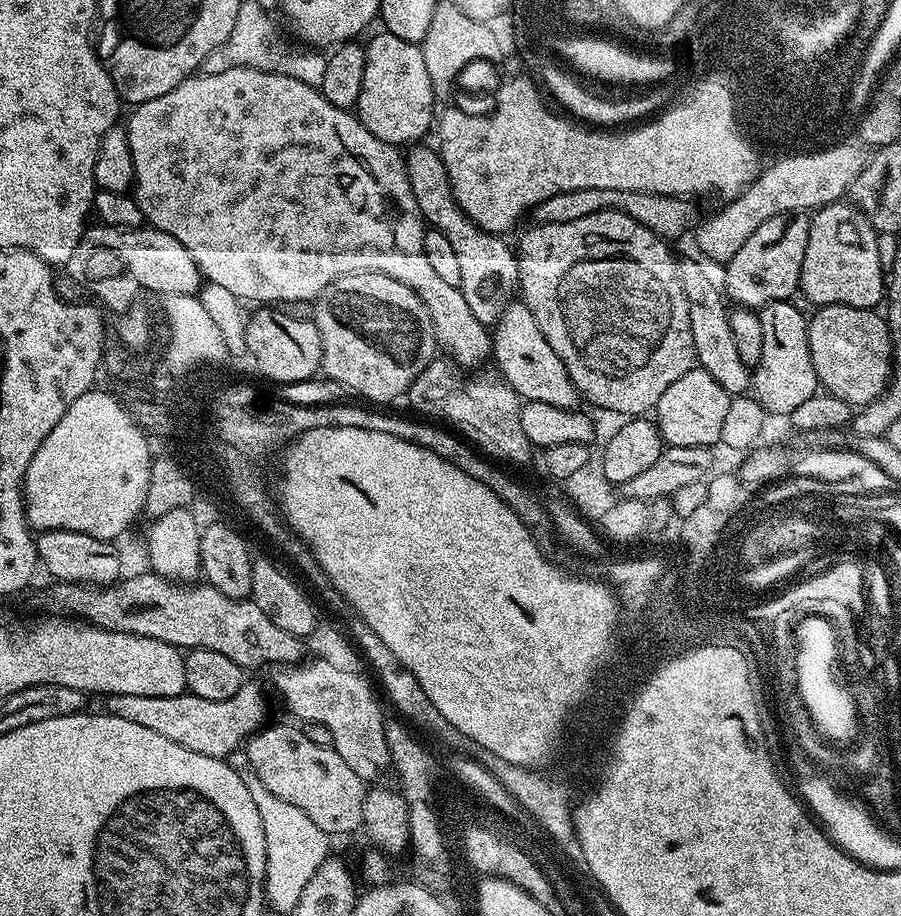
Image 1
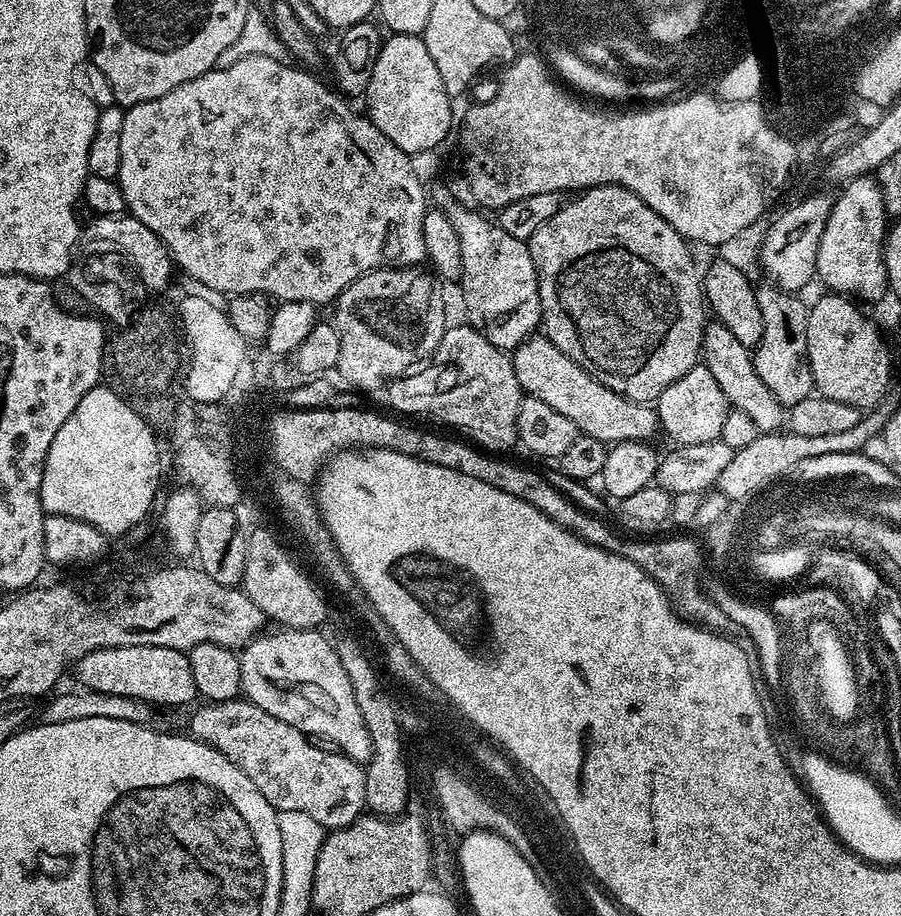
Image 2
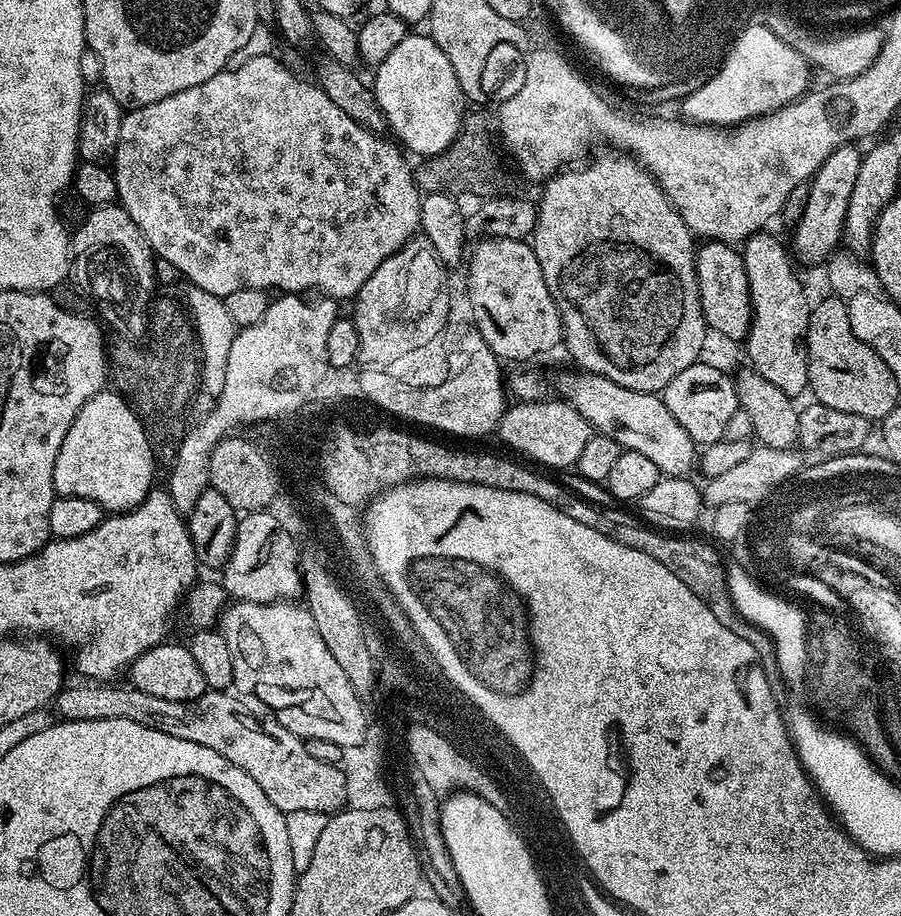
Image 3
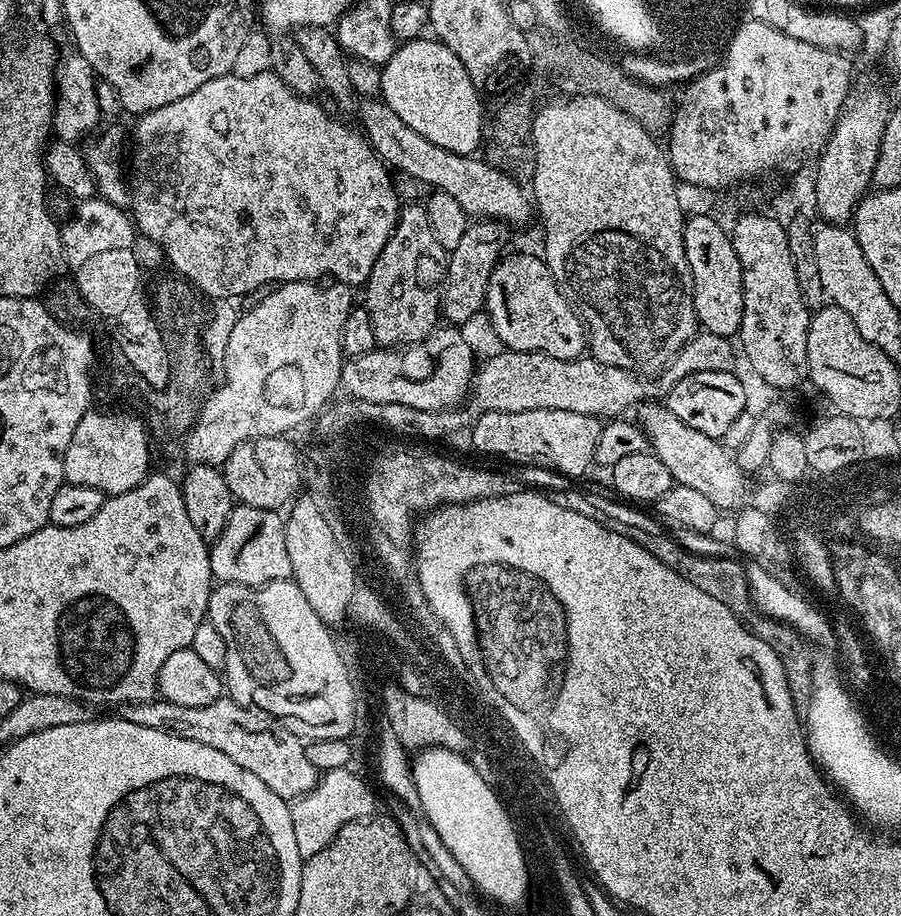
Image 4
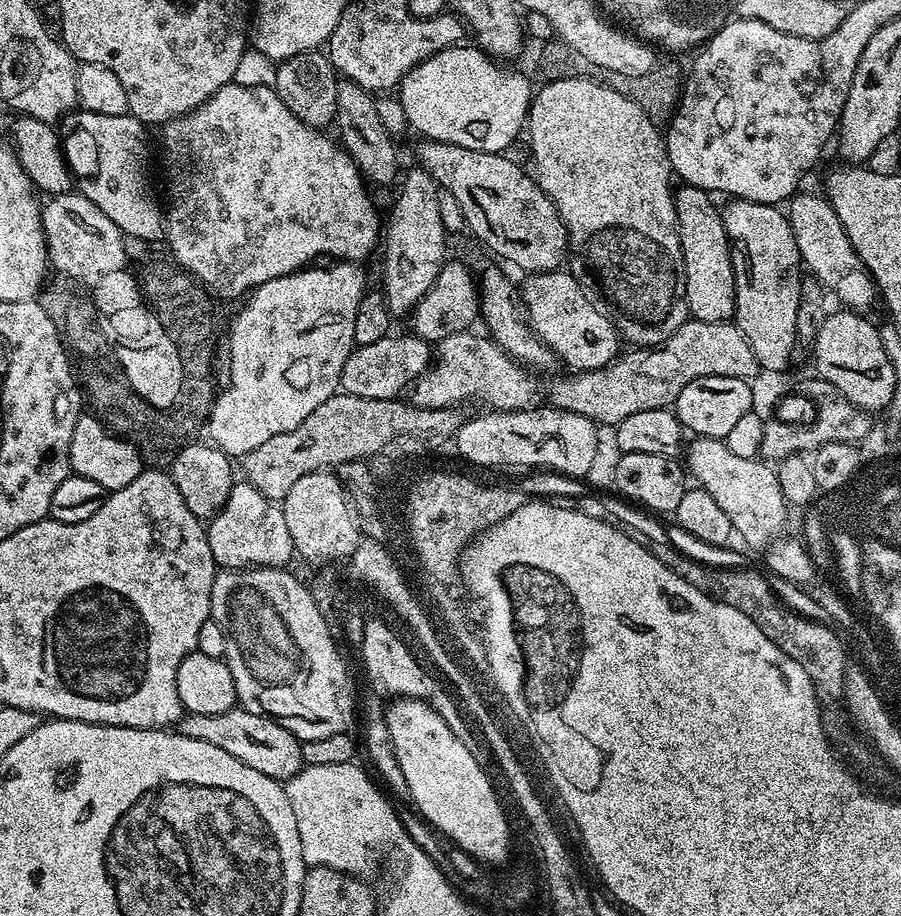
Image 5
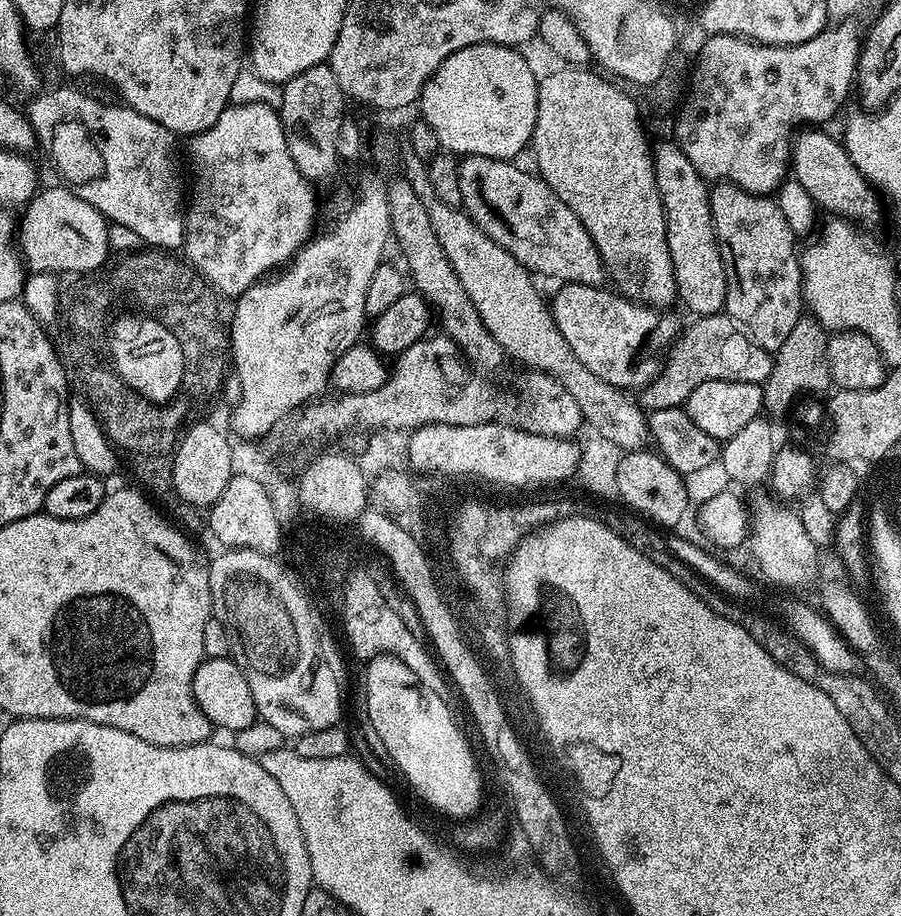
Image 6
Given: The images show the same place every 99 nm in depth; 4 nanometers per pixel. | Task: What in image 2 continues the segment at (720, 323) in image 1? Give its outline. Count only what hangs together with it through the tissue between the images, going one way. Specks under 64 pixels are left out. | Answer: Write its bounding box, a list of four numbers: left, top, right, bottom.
[702,320,786,432]

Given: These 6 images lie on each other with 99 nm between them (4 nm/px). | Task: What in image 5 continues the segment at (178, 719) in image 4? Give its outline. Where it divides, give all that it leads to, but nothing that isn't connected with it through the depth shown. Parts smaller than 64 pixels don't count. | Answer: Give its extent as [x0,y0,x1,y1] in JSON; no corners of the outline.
[178,706,305,782]

